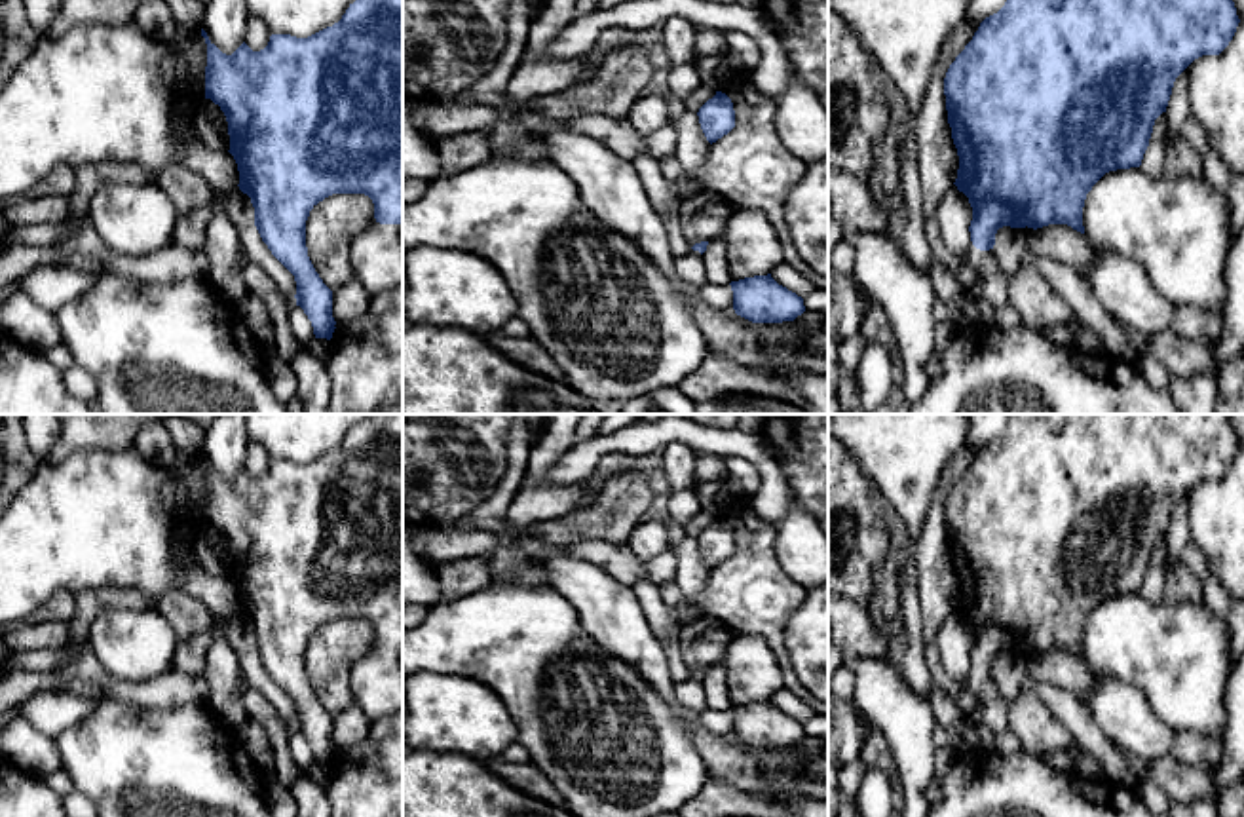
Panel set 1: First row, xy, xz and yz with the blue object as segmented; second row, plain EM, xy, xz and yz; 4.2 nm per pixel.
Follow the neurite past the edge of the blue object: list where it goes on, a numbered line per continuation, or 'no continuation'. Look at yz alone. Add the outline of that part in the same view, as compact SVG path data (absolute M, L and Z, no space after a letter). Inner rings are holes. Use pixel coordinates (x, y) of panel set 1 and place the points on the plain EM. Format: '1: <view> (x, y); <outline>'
1: yz (984, 688); M972 667L963 686L976 697L980 711L999 697L999 686L995 674L980 676L972 671Z

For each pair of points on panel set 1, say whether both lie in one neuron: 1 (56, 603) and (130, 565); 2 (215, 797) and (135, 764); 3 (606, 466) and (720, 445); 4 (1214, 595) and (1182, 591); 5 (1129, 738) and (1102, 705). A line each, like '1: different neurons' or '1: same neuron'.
1: different neurons
2: same neuron
3: different neurons
4: different neurons
5: same neuron

